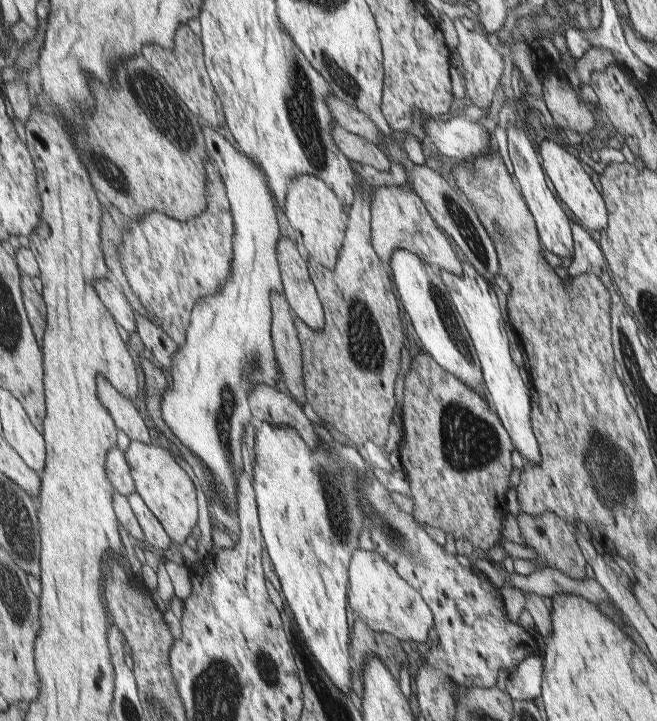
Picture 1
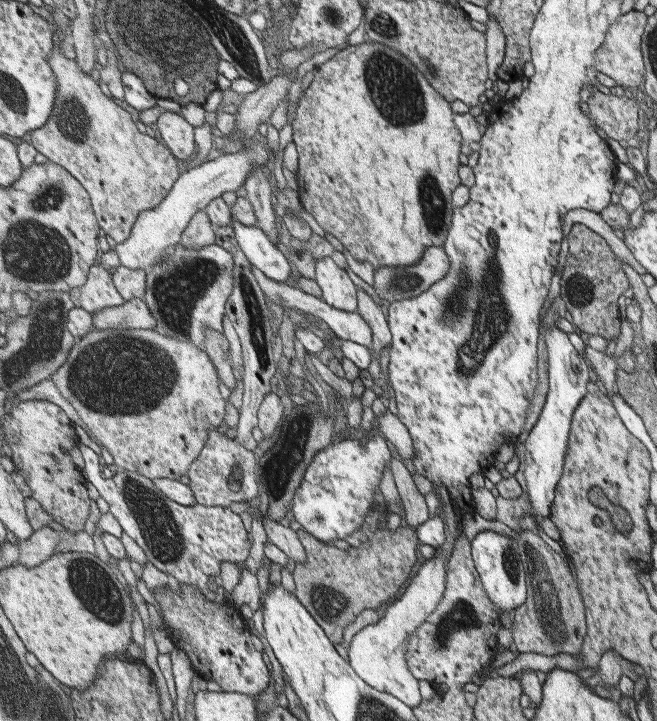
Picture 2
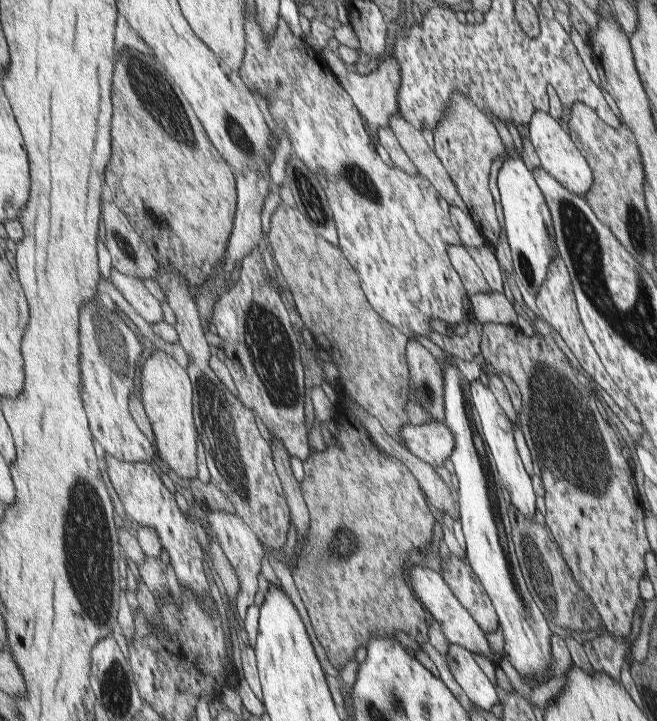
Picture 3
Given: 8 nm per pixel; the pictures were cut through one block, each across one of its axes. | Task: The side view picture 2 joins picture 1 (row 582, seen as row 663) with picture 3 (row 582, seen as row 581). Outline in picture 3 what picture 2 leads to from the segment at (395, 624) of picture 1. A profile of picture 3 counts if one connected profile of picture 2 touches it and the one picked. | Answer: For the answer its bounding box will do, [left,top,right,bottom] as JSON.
[409,565,497,666]

